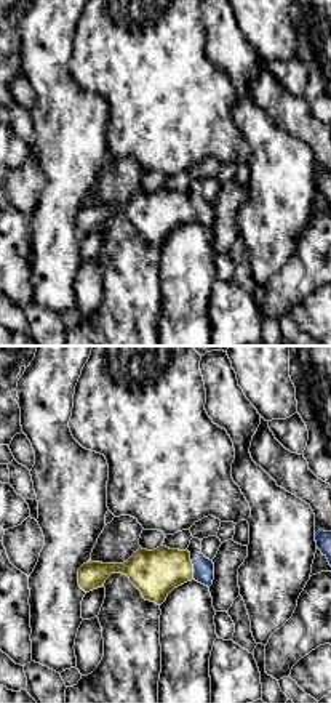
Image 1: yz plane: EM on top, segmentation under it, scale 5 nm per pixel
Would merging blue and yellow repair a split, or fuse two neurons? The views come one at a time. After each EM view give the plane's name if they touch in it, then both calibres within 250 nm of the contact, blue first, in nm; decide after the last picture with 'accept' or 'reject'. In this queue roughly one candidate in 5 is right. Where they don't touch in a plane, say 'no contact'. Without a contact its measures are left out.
contact in yz; calibres 110 and 240 nm

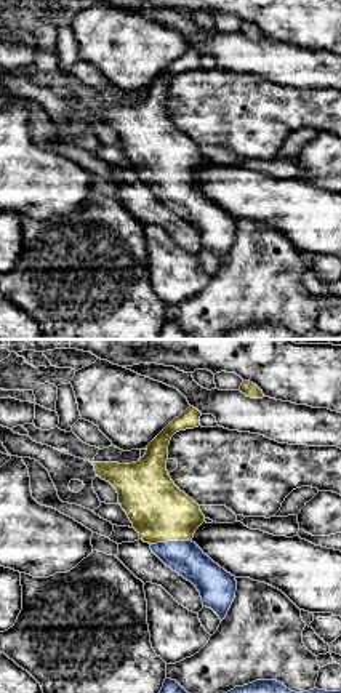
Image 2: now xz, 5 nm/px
contact in xz; calibres 170 and 300 nm

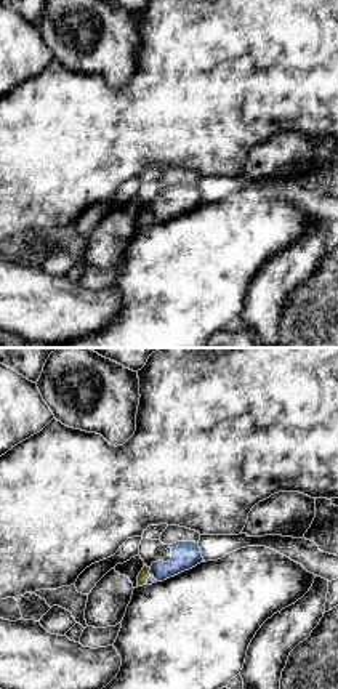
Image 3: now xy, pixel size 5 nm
contact in xy; calibres 140 and 50 nm

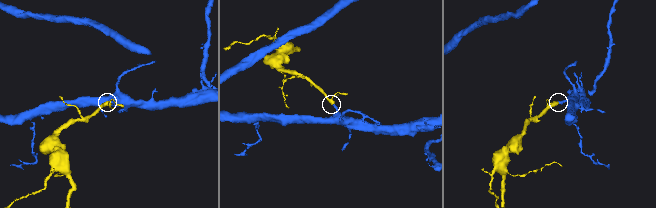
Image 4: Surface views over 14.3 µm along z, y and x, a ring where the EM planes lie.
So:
accept

